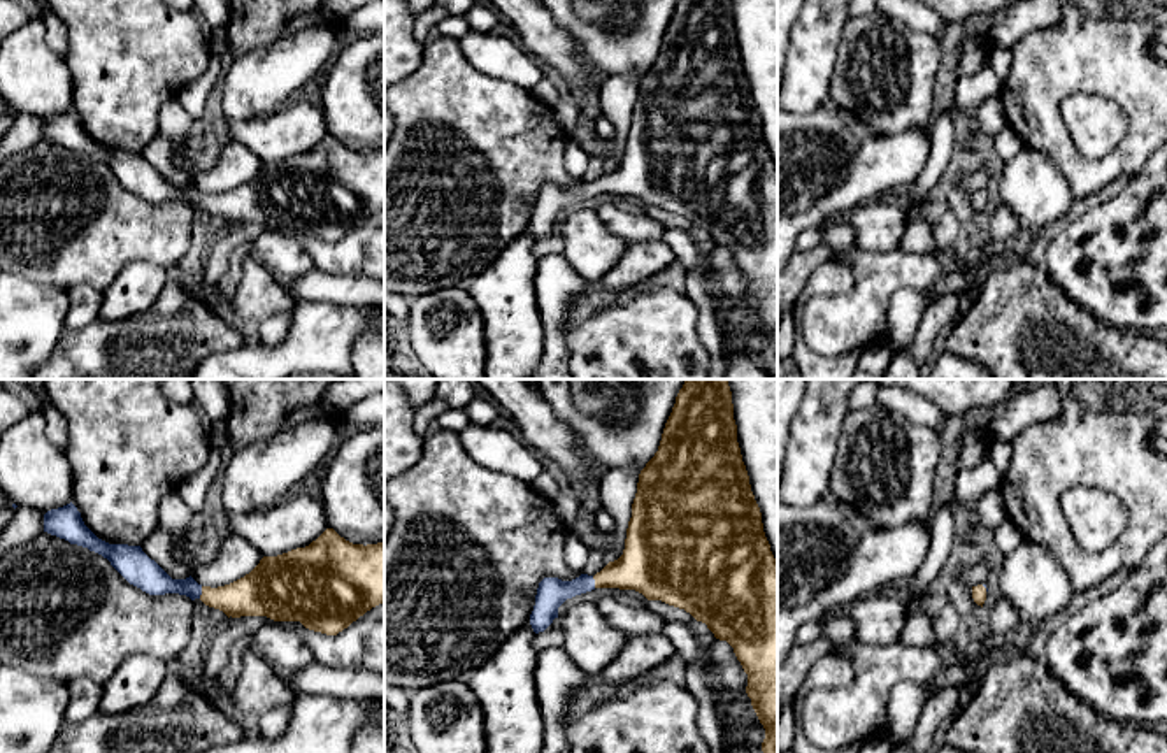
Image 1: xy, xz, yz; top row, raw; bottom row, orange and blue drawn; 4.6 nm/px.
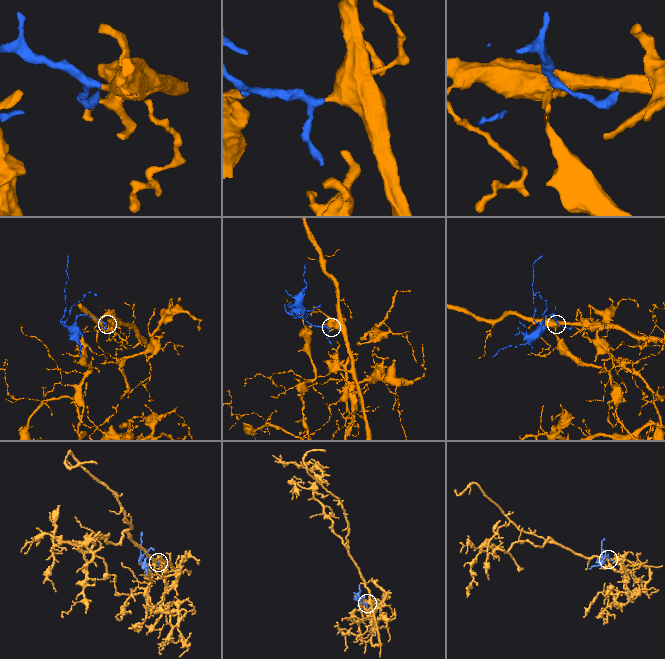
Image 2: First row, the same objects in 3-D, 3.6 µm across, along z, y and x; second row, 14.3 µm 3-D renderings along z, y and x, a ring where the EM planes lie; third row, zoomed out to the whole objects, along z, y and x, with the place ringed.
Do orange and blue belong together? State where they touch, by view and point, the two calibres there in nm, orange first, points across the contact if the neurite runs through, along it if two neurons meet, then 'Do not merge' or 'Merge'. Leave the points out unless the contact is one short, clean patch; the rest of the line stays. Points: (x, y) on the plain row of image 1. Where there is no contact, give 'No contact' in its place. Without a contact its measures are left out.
Touches orange at xy (202, 199). Thickness 200 nm (orange) against 140 nm. Merge

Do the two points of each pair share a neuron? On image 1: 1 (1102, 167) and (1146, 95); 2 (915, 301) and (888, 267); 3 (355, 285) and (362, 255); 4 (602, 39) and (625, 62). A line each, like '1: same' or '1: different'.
1: same
2: different
3: different
4: same

